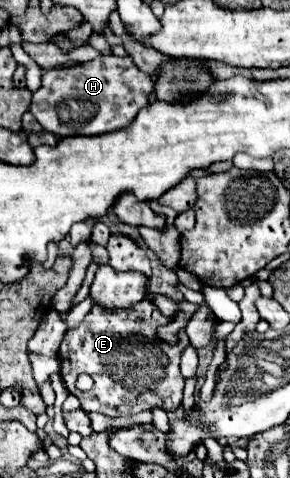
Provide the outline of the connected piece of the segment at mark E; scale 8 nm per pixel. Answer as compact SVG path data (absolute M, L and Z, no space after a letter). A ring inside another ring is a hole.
M95 305L79 327L67 329L57 359L61 363L61 377L67 389L77 395L85 411L97 411L109 417L135 415L161 407L175 411L183 399L183 375L179 371L181 351L189 343L183 329L177 331L179 341L169 345L157 337L157 327L169 323L167 317L153 309L131 307L131 309L105 309ZM139 355L139 357L127 357ZM81 373L91 375L95 381L93 389L75 389Z

